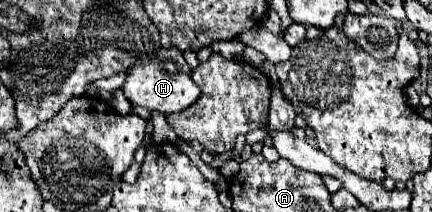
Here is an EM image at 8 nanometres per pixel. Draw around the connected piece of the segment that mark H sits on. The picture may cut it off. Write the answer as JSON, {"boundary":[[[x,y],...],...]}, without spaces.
{"boundary":[[[159,49],[157,57],[147,65],[133,65],[129,69],[129,77],[123,85],[125,97],[149,111],[161,111],[161,113],[173,113],[183,111],[189,107],[195,99],[199,99],[199,85],[191,81],[191,67],[187,65],[183,51],[179,49]]]}

